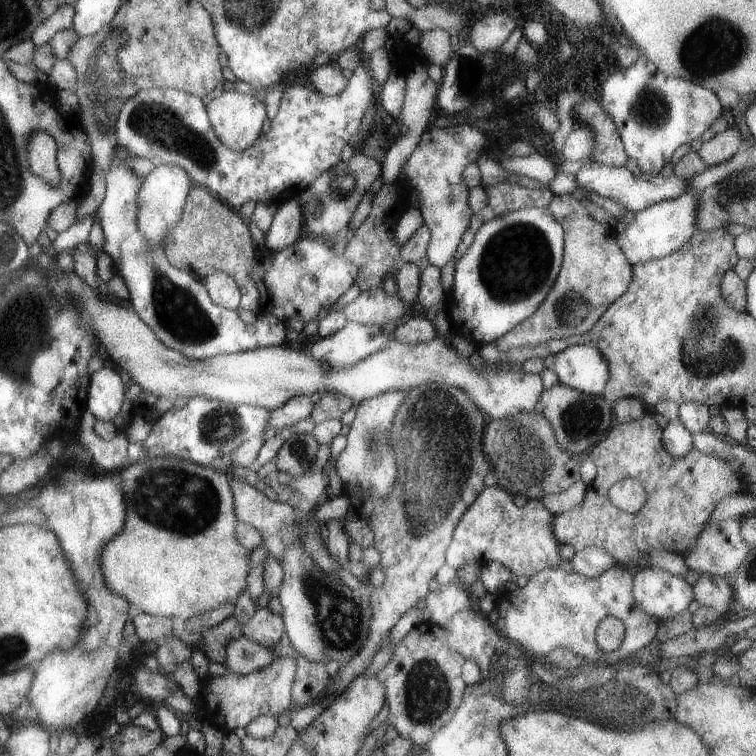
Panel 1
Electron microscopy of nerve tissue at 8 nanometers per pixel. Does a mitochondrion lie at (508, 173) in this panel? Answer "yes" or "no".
no

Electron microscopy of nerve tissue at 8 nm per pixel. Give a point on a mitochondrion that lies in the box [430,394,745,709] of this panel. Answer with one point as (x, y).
(519, 453)

